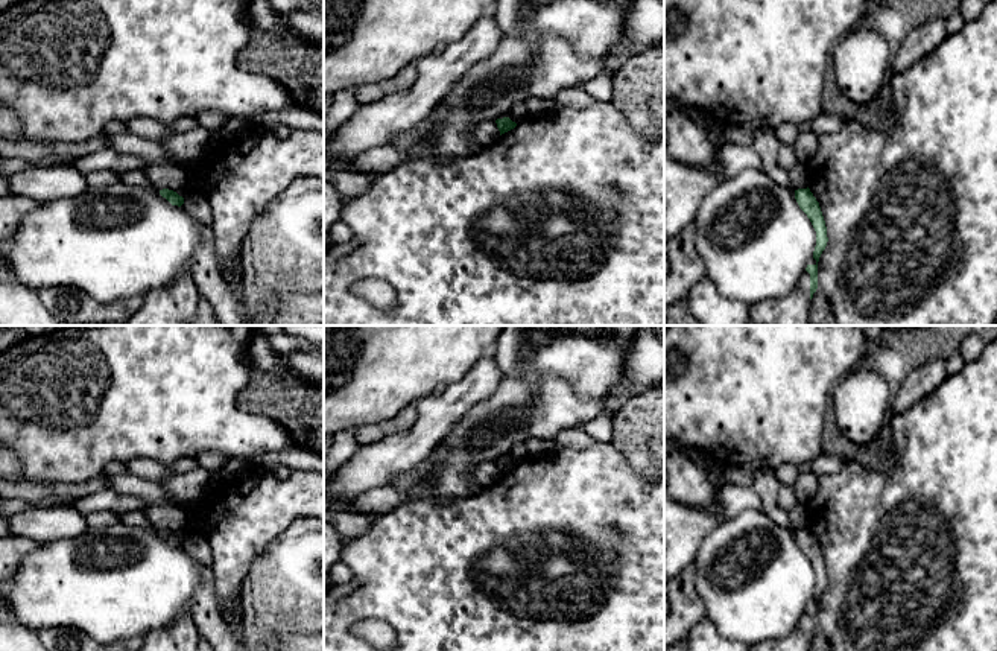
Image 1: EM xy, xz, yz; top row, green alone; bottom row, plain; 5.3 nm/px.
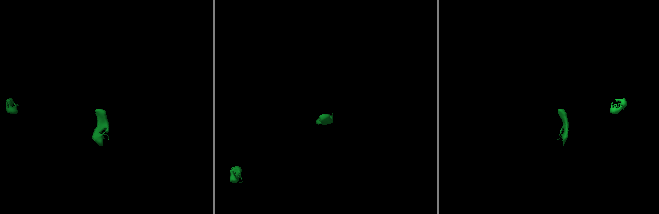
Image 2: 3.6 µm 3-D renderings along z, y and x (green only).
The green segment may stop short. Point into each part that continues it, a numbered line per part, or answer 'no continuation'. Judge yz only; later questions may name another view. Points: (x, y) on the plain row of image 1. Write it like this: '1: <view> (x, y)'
1: yz (798, 639)

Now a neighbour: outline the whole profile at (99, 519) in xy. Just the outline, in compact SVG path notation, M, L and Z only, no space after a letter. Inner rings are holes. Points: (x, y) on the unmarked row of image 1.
M112 511L85 513L85 520L90 528L106 528L119 523L119 514Z

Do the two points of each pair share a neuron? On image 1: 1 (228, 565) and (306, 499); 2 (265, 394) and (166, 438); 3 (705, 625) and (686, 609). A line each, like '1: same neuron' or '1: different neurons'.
1: same neuron
2: different neurons
3: different neurons

